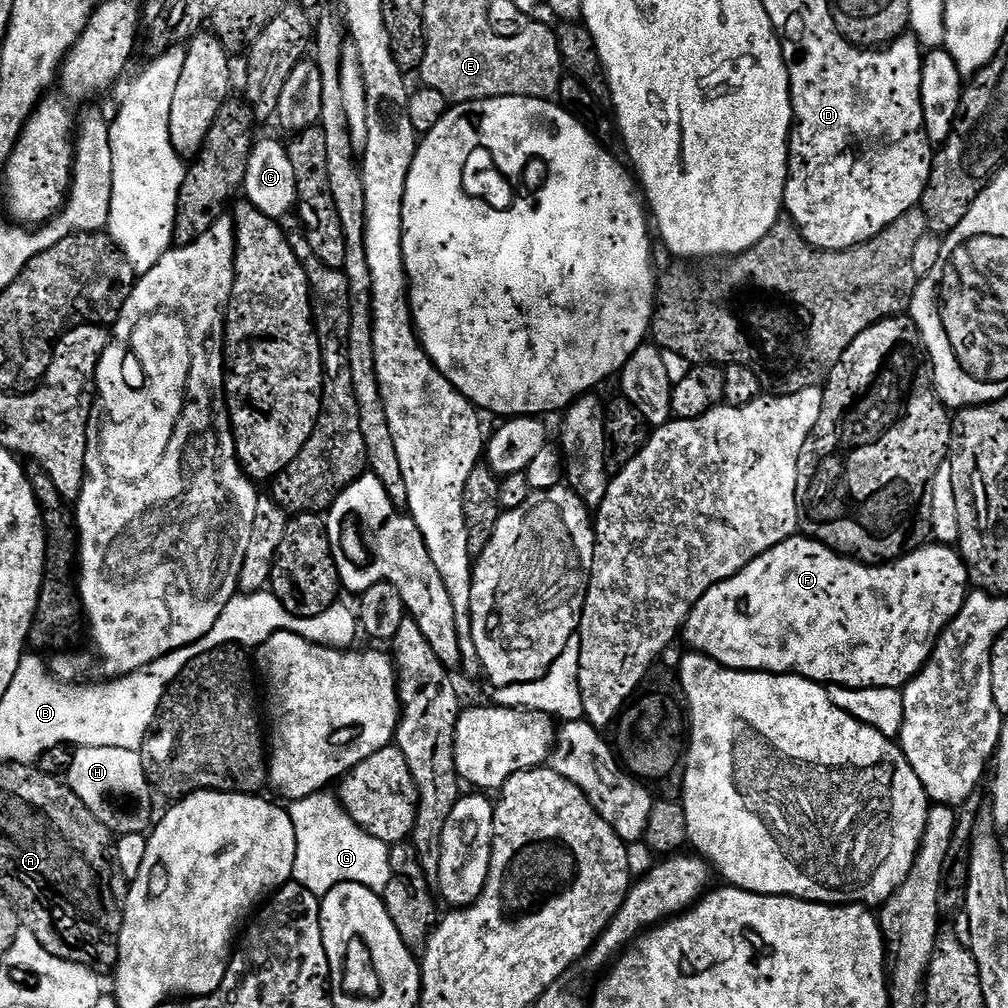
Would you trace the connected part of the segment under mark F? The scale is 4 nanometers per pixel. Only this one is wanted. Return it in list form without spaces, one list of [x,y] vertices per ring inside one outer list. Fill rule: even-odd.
[[[803,534],[791,536],[778,546],[766,550],[754,562],[750,562],[741,572],[734,574],[728,580],[723,580],[705,594],[692,607],[688,621],[682,629],[682,640],[685,640],[691,651],[703,652],[712,660],[716,660],[723,668],[737,668],[739,672],[771,672],[773,674],[791,674],[813,680],[815,684],[839,686],[841,688],[898,688],[903,689],[918,673],[923,670],[924,663],[932,656],[936,641],[947,628],[952,617],[962,610],[964,601],[968,598],[970,581],[968,565],[955,547],[947,544],[929,542],[914,552],[907,552],[899,560],[887,564],[865,564],[851,558],[845,558],[833,548],[828,548],[816,540],[810,540]]]

